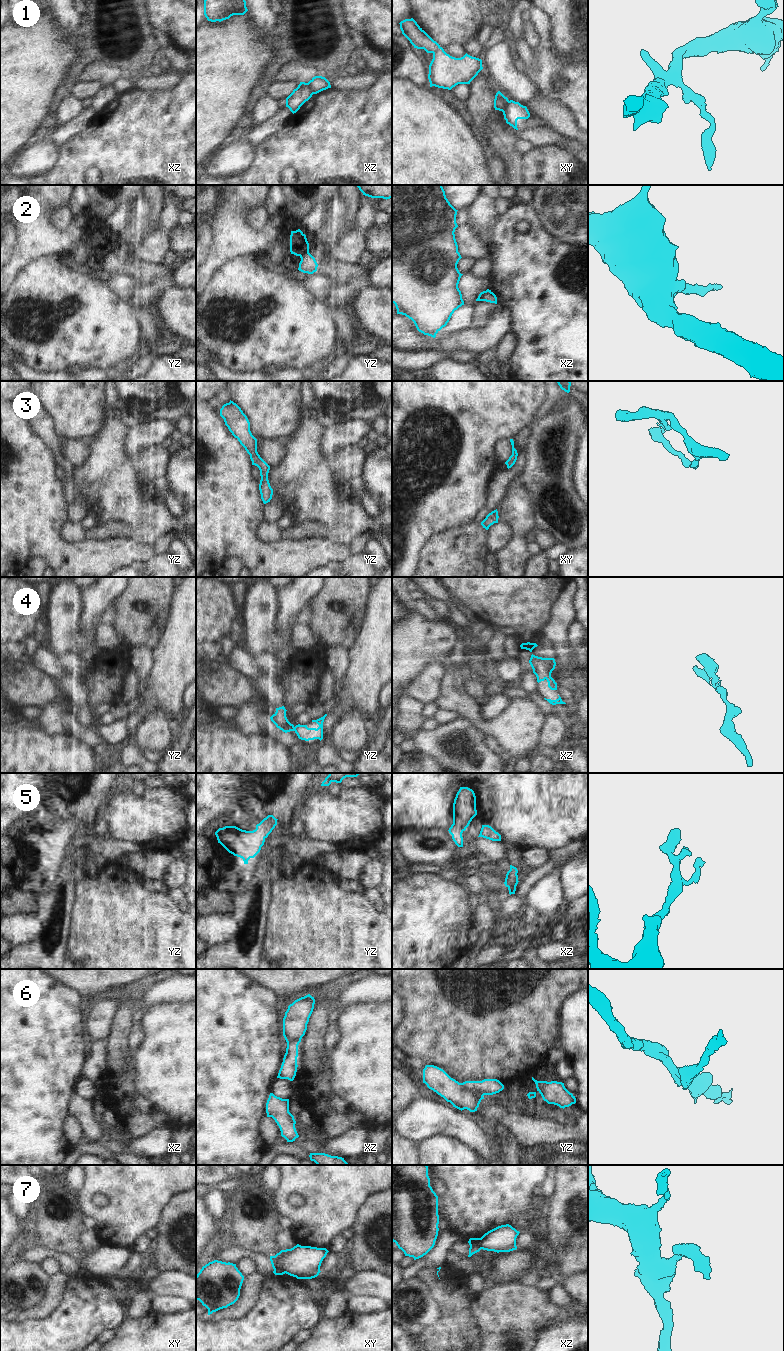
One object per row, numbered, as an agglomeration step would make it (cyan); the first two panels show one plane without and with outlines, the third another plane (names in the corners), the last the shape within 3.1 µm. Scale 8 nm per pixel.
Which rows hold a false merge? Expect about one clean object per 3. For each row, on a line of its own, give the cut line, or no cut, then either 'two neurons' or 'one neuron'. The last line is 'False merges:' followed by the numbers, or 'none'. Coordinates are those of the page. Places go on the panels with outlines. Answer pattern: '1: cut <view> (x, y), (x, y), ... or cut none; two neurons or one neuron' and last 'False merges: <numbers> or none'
1: cut xz (307, 83), (313, 93); two neurons
2: cut yz (308, 251), (300, 256); two neurons
3: cut none; one neuron
4: cut none; one neuron
5: cut none; one neuron
6: cut yz (461, 1083), (465, 1088), (482, 1096); two neurons
7: cut xz (470, 1244), (475, 1244), (481, 1248); two neurons
False merges: 1, 2, 6, 7

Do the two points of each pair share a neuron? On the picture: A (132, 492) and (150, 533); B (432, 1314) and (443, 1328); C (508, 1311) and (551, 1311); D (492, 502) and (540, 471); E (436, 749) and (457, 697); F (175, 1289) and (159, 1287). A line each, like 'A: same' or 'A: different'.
A: same
B: different
C: same
D: different
E: different
F: same

